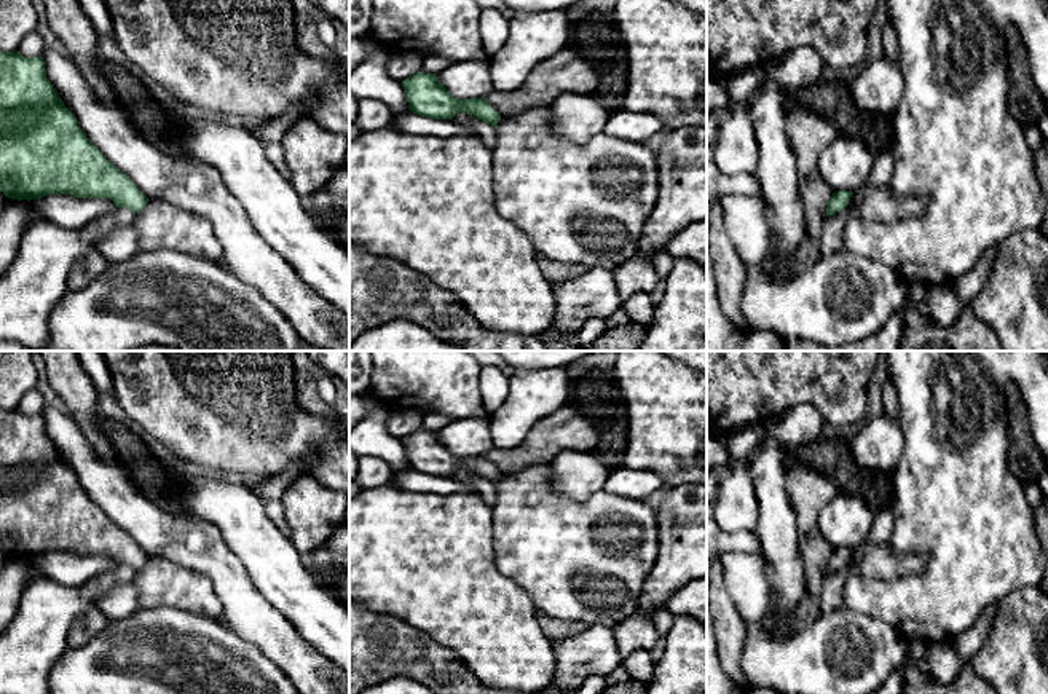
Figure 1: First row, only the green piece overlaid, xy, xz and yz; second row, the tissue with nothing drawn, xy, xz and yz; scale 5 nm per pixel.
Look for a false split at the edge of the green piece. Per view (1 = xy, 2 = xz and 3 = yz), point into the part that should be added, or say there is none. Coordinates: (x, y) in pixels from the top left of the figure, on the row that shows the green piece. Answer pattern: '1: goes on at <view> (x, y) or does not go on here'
1: does not go on here
2: does not go on here
3: does not go on here

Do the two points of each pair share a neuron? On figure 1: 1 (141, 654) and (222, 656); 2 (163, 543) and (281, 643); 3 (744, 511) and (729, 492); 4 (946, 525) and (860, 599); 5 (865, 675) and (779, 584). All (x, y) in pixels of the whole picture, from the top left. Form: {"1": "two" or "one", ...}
{"1": "one", "2": "one", "3": "one", "4": "one", "5": "two"}

